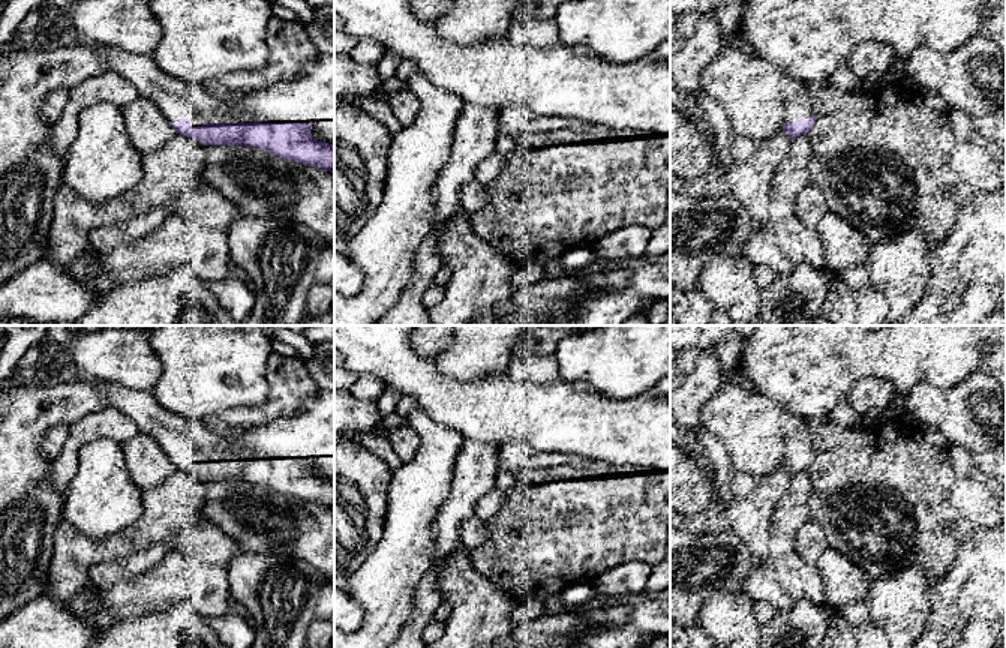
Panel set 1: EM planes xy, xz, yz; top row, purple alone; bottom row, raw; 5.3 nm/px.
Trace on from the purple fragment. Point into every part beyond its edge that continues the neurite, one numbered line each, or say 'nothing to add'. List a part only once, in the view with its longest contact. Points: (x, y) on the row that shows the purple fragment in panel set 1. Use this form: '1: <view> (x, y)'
1: xy (176, 98)

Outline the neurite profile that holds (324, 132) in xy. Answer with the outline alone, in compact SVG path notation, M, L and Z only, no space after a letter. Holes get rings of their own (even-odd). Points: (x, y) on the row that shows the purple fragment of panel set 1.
M334 54L312 58L295 78L232 94L226 106L240 116L237 123L310 123L315 140L334 144Z

